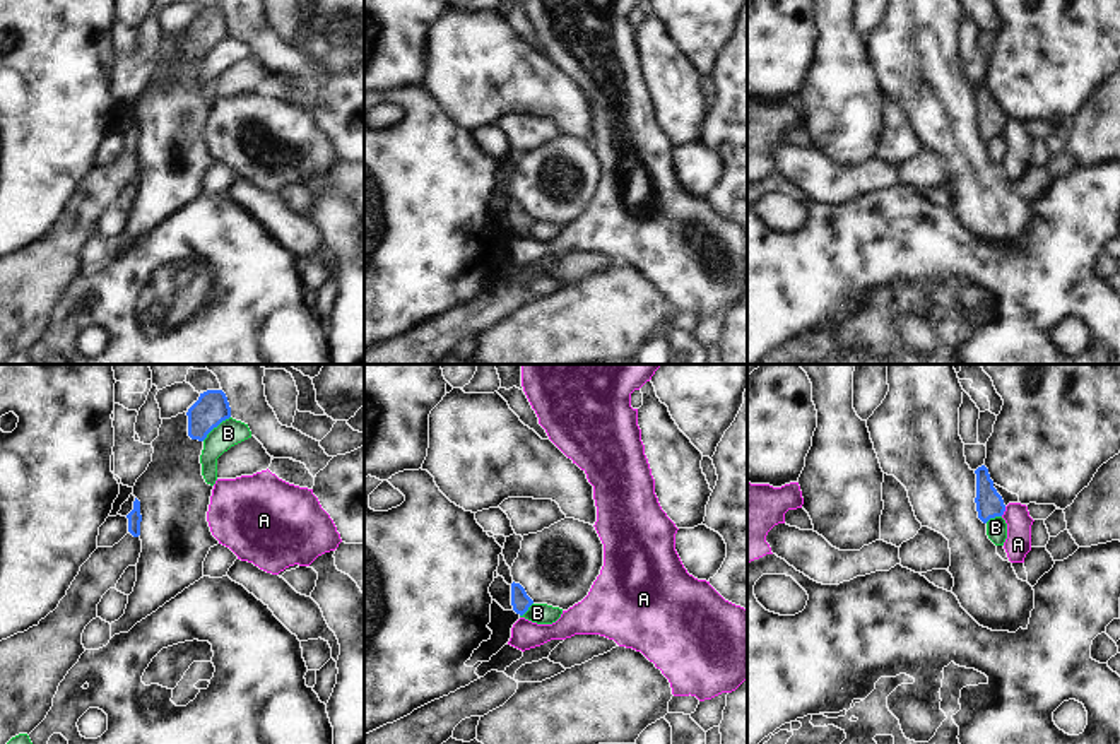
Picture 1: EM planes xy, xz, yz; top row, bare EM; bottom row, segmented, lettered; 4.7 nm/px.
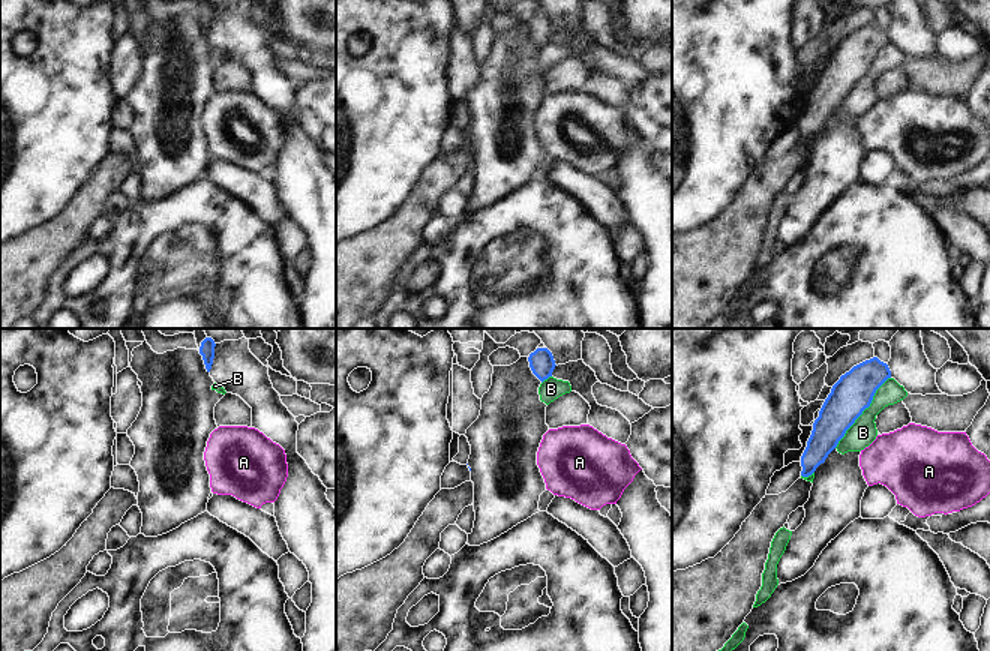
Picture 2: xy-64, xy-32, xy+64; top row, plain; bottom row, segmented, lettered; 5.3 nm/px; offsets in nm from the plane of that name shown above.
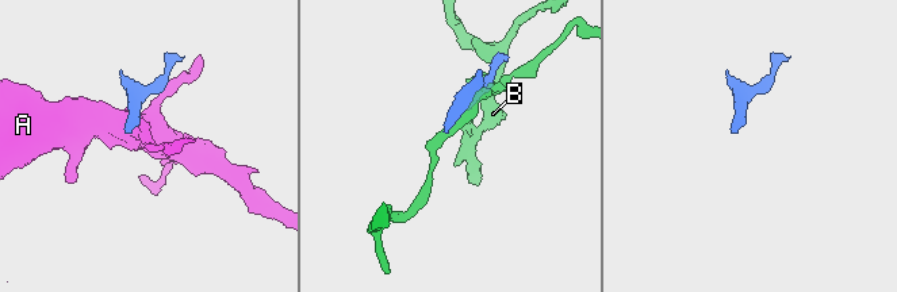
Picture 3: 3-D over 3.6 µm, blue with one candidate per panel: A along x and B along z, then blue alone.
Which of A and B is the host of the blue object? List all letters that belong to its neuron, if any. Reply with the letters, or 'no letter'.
no letter

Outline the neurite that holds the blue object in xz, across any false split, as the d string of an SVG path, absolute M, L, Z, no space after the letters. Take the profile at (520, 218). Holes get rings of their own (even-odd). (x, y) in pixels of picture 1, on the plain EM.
M511 200L511 222L513 227L523 233L533 217L527 212L525 205L520 200Z

